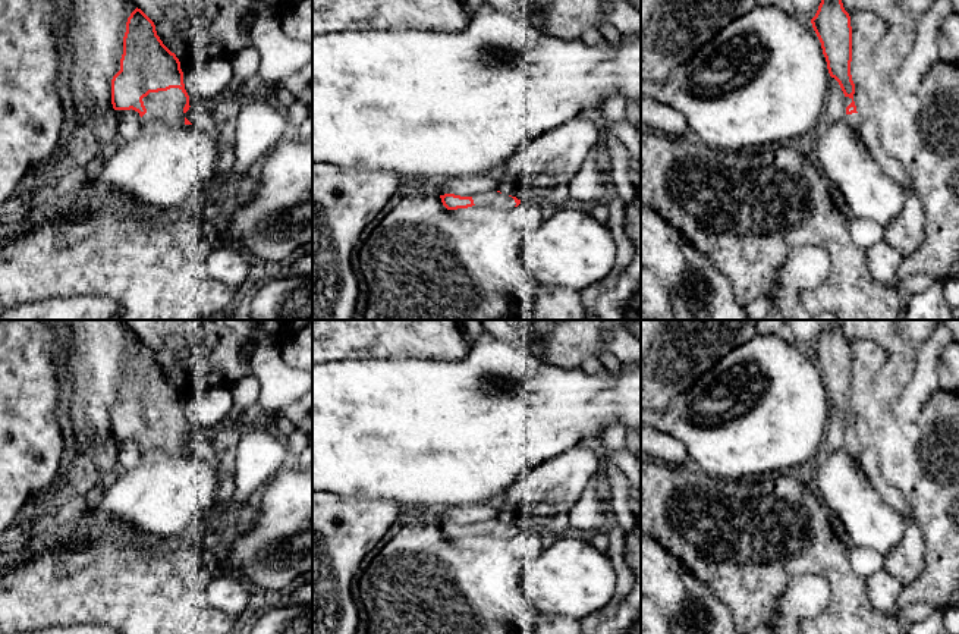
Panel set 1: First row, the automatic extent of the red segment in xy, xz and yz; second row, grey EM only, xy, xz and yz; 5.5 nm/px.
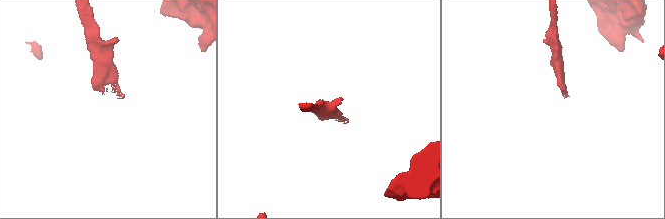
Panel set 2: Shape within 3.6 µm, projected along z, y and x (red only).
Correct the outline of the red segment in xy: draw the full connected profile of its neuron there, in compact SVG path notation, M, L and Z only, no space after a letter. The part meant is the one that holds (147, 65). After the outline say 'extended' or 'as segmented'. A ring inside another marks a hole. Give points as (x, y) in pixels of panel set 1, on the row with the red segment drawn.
M138 7L126 22L120 70L111 79L111 104L114 110L138 112L142 123L192 125L185 117L191 106L180 62Z | extended

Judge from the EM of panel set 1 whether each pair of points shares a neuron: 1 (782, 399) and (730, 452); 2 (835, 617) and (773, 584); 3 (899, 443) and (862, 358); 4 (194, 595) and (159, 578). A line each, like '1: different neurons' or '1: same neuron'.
1: same neuron
2: same neuron
3: same neuron
4: same neuron

